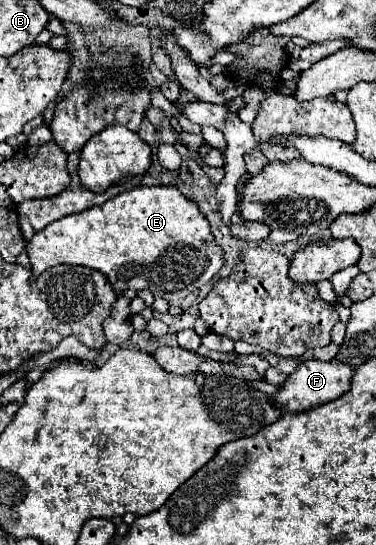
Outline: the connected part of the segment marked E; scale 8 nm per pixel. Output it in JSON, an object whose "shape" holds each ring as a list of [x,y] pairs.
{"shape":[[[133,187],[131,191],[125,191],[107,203],[99,207],[91,207],[87,211],[65,215],[63,219],[53,221],[43,231],[37,231],[27,241],[27,255],[31,261],[33,279],[37,279],[45,269],[55,265],[81,265],[99,269],[107,279],[111,279],[111,285],[115,291],[141,291],[149,289],[153,297],[163,297],[167,301],[179,301],[185,299],[189,293],[197,291],[201,285],[209,283],[213,275],[223,265],[223,251],[215,243],[207,219],[201,215],[197,203],[189,201],[179,193],[177,187]]]}

